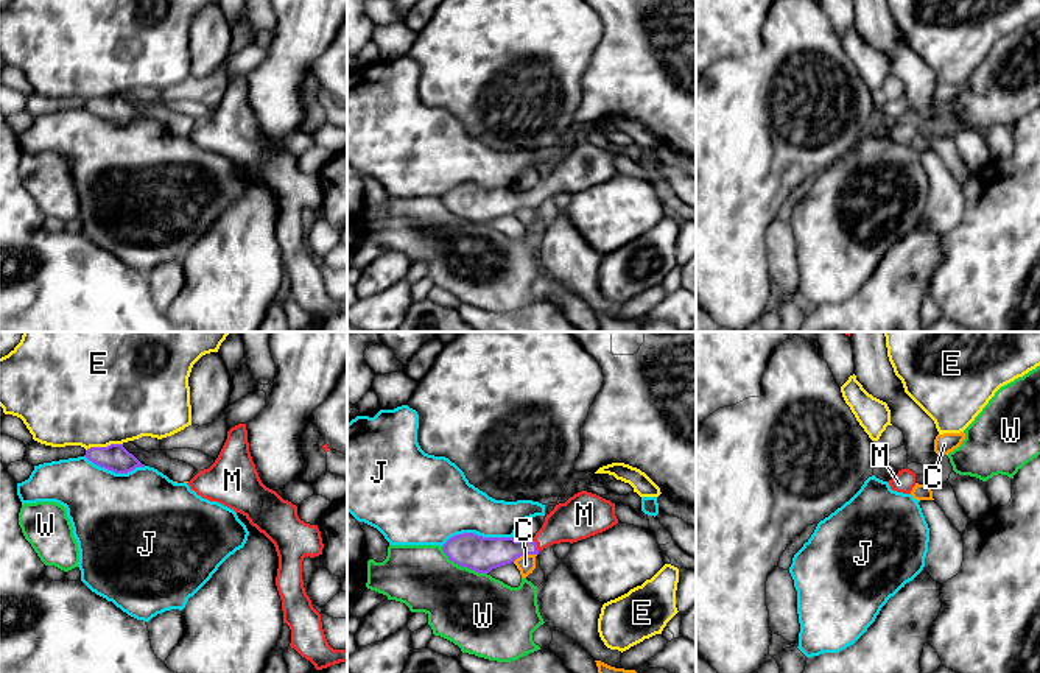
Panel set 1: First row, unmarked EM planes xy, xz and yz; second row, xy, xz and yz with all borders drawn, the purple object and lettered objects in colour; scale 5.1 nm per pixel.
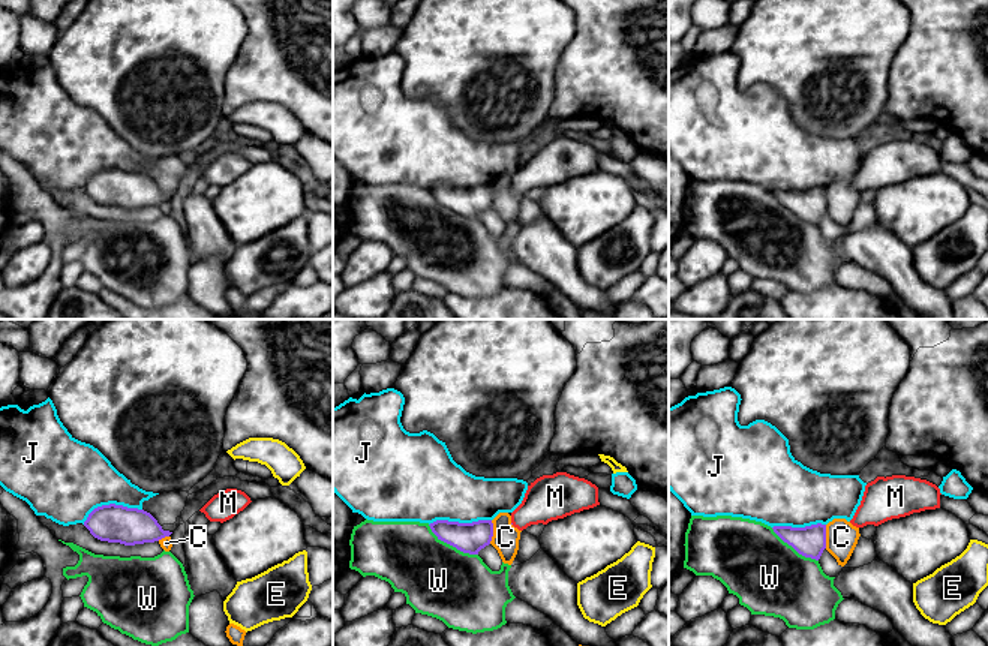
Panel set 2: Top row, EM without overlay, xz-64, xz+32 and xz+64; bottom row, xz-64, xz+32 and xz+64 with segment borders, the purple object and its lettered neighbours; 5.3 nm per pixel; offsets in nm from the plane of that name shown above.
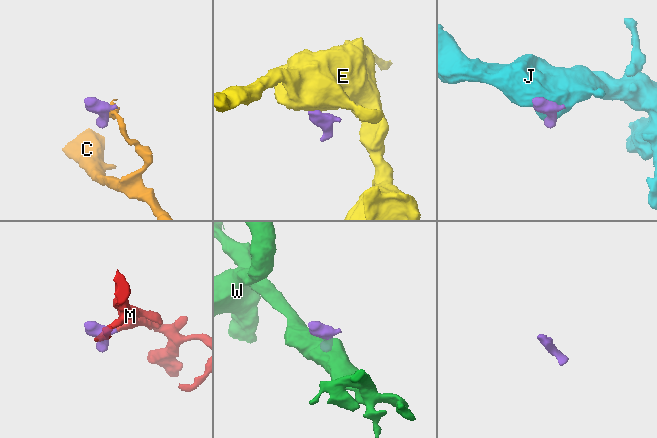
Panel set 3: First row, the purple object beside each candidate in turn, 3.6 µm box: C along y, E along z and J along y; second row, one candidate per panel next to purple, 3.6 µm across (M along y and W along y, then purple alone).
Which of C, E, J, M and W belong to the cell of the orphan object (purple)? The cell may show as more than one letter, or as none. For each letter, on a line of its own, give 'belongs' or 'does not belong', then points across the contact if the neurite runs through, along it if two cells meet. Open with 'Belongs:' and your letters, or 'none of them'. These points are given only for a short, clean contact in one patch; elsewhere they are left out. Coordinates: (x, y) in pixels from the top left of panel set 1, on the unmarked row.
Belongs: M
C: does not belong; border xz (536, 204), (527, 204), (512, 212)
E: does not belong; border xy (122, 94), (89, 98), (86, 102)
J: does not belong
M: belongs; way xz (489, 204), (536, 197), (559, 176), (576, 170)
W: does not belong

